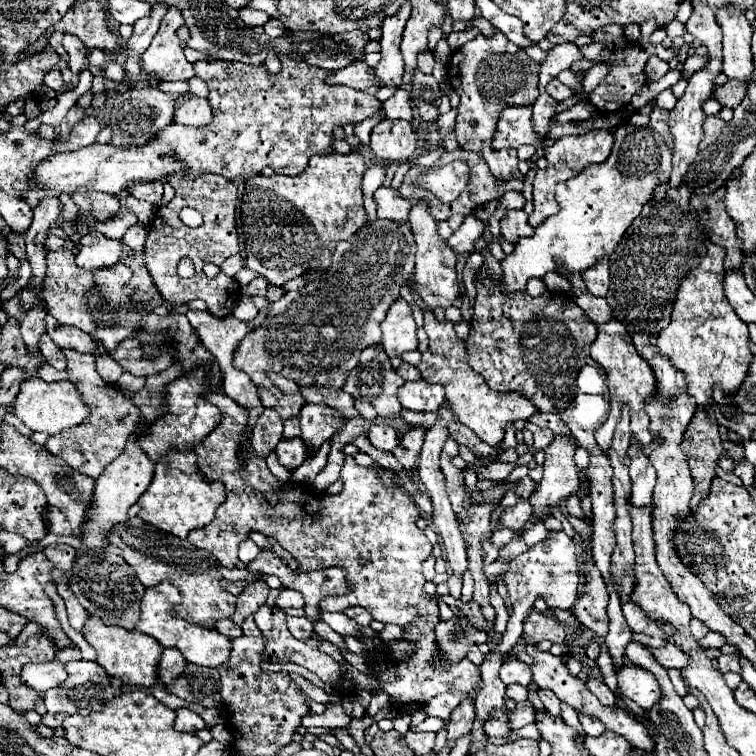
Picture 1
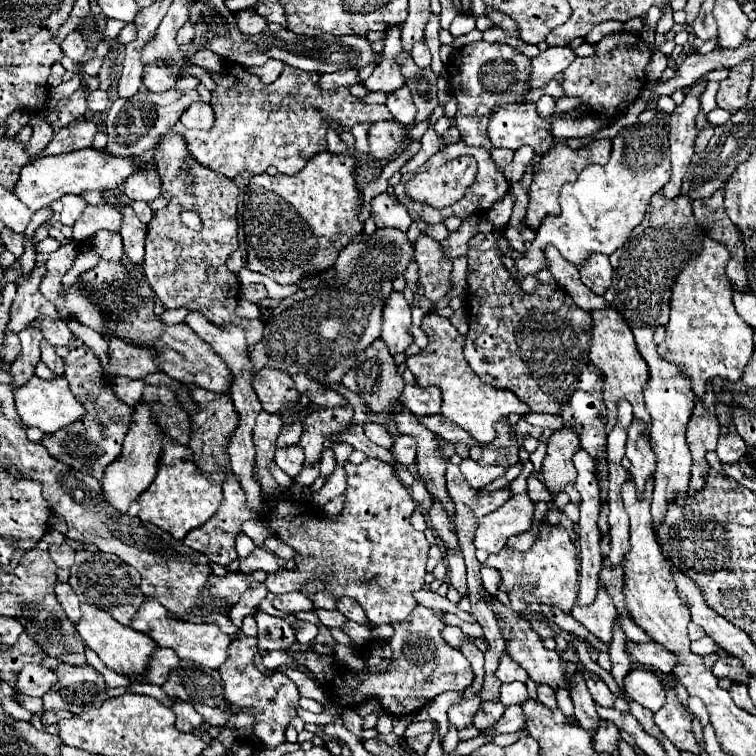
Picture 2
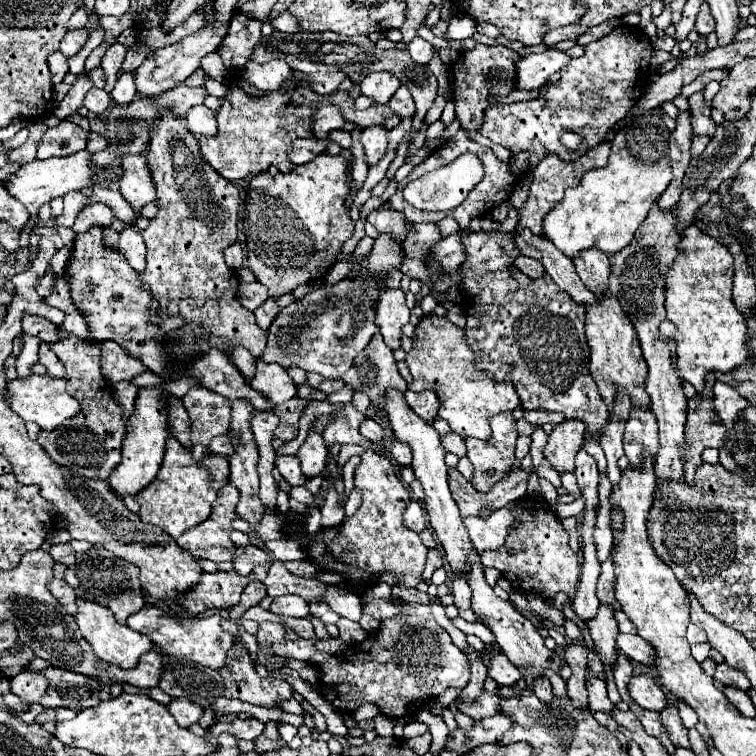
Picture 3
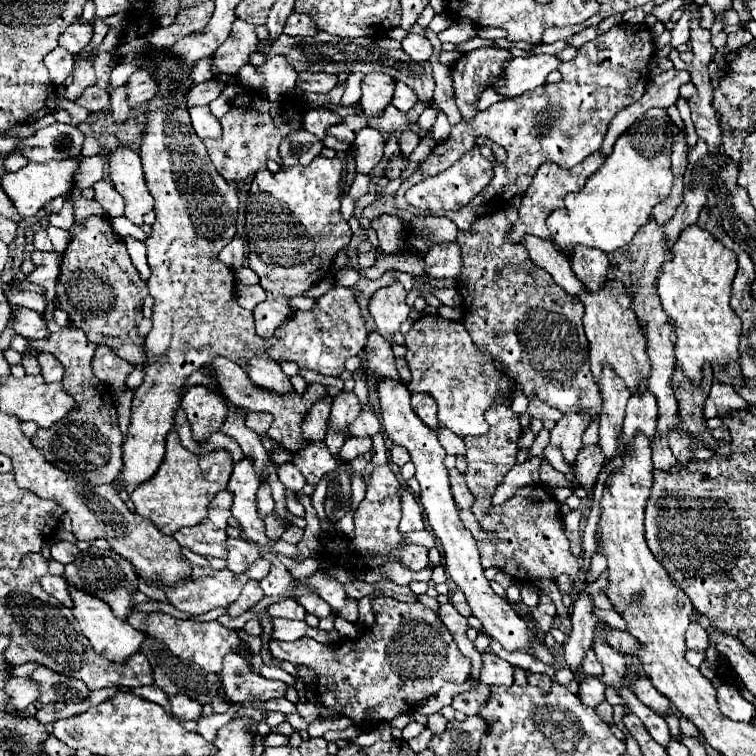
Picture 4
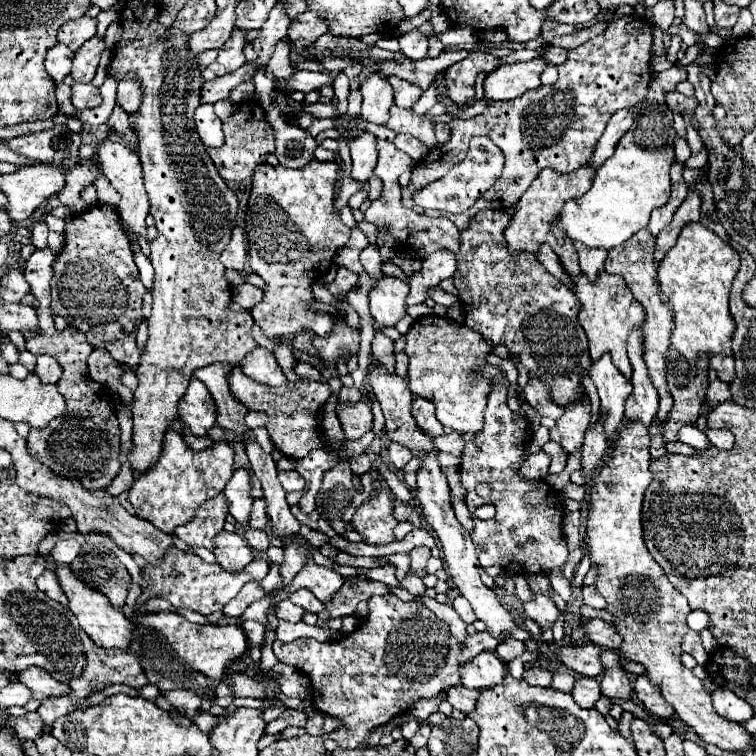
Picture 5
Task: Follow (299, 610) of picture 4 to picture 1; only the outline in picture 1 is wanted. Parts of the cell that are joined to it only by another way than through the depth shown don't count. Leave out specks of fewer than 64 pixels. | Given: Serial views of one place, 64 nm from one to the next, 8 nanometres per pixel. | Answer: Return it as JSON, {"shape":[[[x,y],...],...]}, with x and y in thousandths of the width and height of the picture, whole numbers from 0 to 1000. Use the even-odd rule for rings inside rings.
{"shape":[[[376,778],[370,780],[370,788],[365,791],[365,802],[368,804],[399,804],[402,802],[402,791],[397,783]]]}

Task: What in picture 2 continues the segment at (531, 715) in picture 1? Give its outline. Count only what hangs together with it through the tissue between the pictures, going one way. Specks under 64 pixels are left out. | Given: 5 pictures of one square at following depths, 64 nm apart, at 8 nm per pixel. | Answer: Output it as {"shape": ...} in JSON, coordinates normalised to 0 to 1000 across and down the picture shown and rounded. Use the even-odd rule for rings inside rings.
{"shape":[[[688,931],[672,934],[669,942],[667,942],[667,947],[653,958],[648,974],[664,971],[664,968],[667,968],[667,971],[669,971],[669,968],[683,968],[683,966],[688,966],[693,958],[696,958],[696,944],[693,944],[690,934],[688,934]]]}

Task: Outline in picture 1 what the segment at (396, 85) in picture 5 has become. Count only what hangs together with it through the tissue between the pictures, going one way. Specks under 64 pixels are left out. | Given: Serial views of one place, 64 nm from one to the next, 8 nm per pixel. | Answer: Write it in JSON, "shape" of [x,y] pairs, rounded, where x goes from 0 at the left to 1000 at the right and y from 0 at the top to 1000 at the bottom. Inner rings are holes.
{"shape":[[[526,116],[524,124],[519,124],[508,138],[508,151],[511,156],[529,156],[529,159],[545,159],[545,143],[540,138],[540,124]]]}

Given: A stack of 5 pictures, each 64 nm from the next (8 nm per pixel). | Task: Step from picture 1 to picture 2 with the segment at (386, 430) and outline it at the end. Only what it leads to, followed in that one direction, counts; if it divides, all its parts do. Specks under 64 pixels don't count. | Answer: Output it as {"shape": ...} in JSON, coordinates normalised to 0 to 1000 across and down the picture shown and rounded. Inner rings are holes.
{"shape":[[[489,558],[489,561],[481,563],[481,571],[484,571],[484,577],[487,577],[495,587],[500,587],[500,590],[505,590],[505,593],[519,593],[519,587],[521,587],[519,574],[516,574],[516,571],[511,569],[511,563],[505,563],[505,561]]]}

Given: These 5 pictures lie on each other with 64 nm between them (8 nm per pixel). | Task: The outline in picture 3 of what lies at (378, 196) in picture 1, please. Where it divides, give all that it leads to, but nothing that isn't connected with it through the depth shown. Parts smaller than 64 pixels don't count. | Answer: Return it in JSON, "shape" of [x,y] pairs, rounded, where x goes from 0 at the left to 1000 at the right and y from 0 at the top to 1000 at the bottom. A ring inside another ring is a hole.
{"shape":[[[513,265],[505,267],[503,275],[497,275],[497,278],[489,280],[487,294],[489,294],[500,307],[513,307],[513,310],[524,312],[526,317],[534,317],[537,310],[540,310],[540,304],[542,304],[542,299],[545,299],[542,291],[540,291],[532,280],[521,278]]]}

